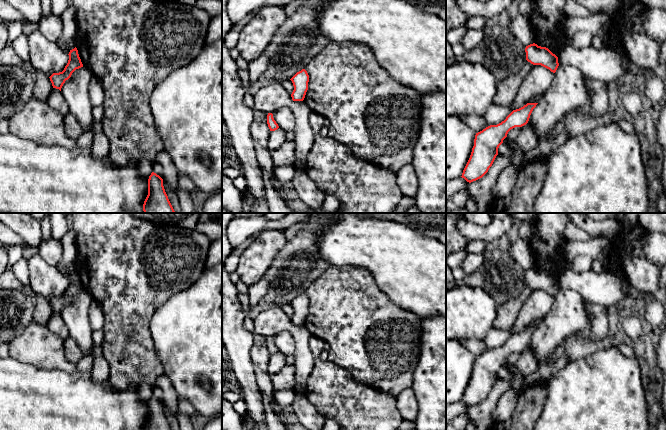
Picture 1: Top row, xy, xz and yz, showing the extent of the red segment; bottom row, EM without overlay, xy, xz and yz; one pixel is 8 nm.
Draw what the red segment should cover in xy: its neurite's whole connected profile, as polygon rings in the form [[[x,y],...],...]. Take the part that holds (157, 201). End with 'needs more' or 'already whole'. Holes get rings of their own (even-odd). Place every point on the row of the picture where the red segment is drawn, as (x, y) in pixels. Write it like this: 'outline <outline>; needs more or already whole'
outline [[[152,172],[148,179],[148,195],[143,204],[144,213],[175,213],[163,186],[163,179]]]; already whole

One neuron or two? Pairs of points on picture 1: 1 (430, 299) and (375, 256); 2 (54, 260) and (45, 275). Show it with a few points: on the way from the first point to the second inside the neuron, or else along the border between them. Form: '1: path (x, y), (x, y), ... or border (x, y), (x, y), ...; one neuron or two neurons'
1: path (416, 285), (389, 258); one neuron
2: border (37, 253), (47, 263), (57, 268); two neurons

